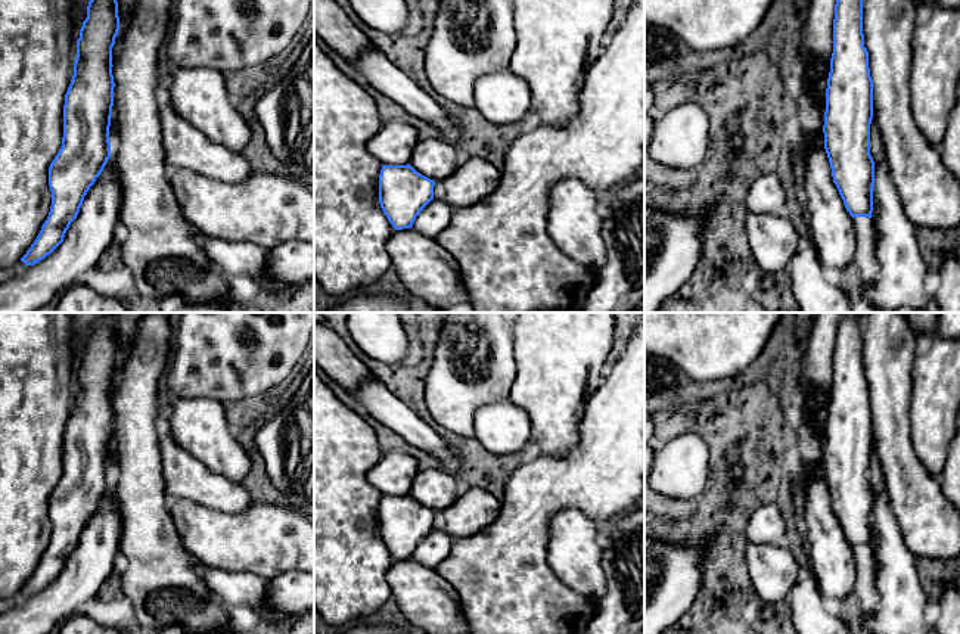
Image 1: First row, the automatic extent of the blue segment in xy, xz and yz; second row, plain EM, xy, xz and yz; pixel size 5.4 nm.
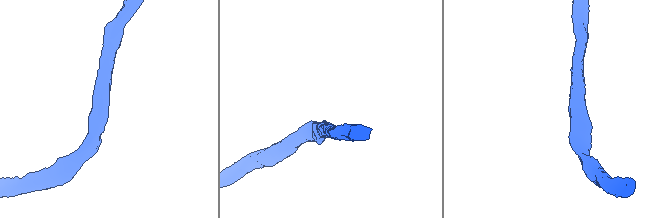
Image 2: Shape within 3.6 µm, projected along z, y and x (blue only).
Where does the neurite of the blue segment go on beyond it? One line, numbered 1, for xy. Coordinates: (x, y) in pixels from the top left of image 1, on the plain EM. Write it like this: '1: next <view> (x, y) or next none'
1: next none

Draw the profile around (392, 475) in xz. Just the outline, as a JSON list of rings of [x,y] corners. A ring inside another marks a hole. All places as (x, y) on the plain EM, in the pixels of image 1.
[[[389,451],[382,453],[366,478],[382,495],[407,495],[417,472],[417,461],[410,454]]]

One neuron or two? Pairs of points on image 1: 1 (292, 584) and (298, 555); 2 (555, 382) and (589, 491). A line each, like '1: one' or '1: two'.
1: two
2: two

